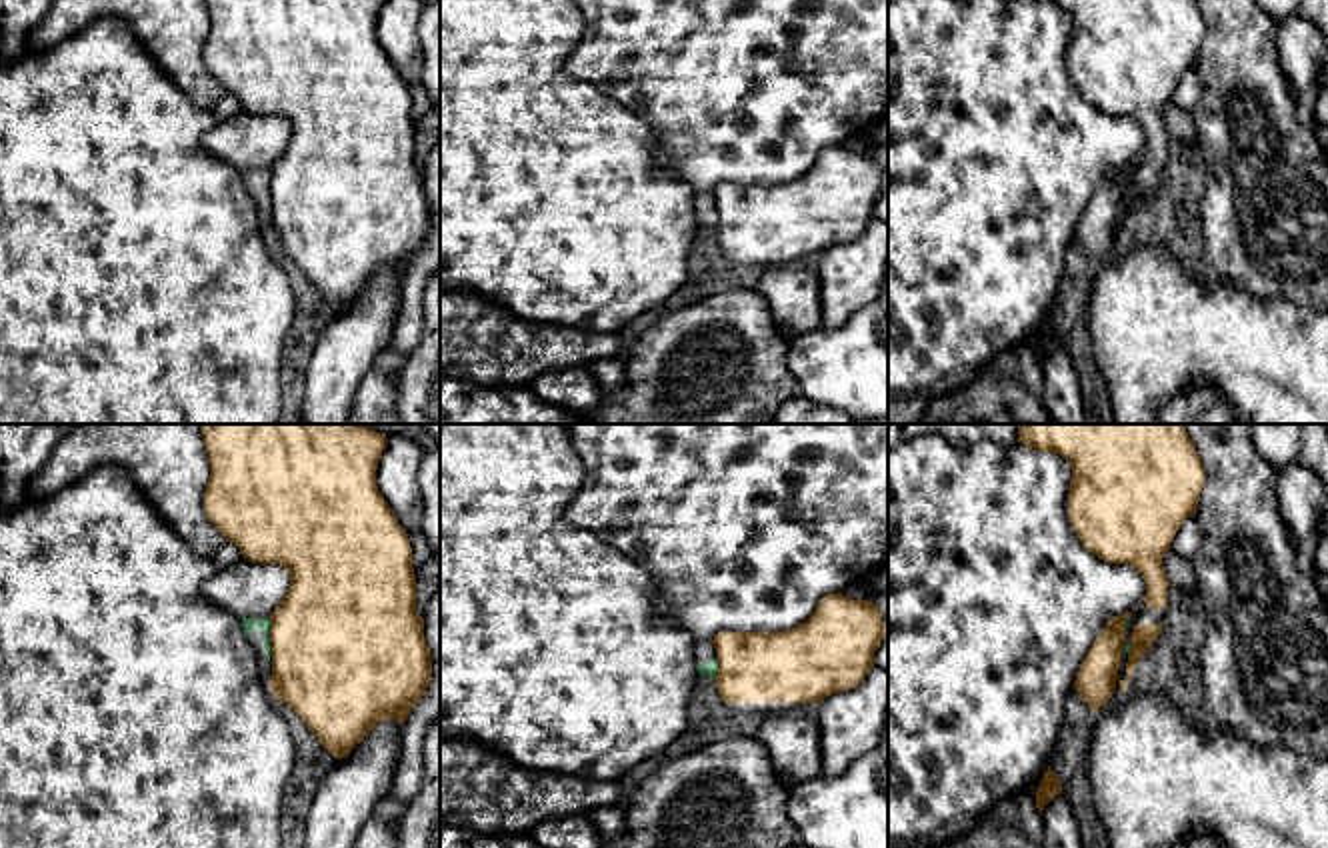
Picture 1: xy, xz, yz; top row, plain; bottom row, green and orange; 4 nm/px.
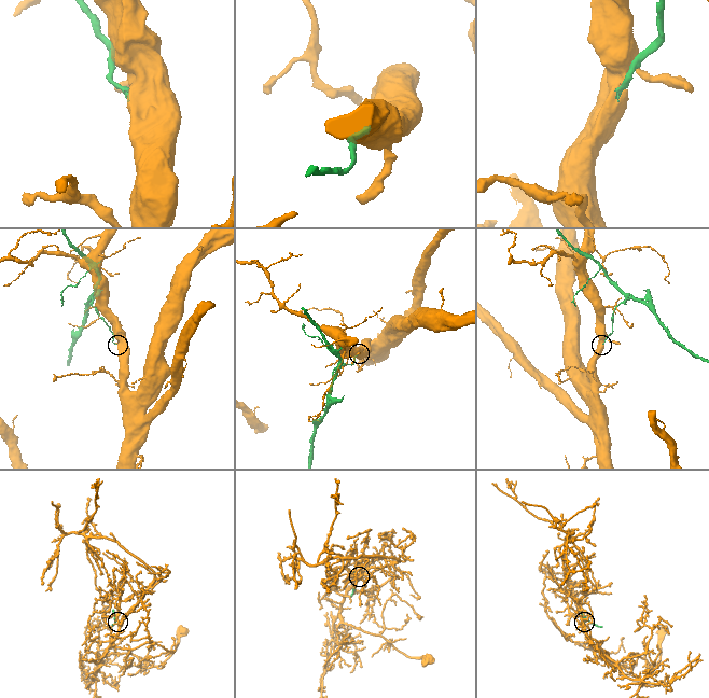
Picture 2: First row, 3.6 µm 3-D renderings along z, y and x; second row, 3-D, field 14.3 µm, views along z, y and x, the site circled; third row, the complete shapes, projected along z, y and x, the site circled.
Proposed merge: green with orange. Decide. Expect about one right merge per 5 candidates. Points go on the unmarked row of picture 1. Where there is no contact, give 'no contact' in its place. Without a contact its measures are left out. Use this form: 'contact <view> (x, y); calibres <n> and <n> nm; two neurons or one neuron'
contact xy (270, 178); calibres 60 and 480 nm; two neurons

